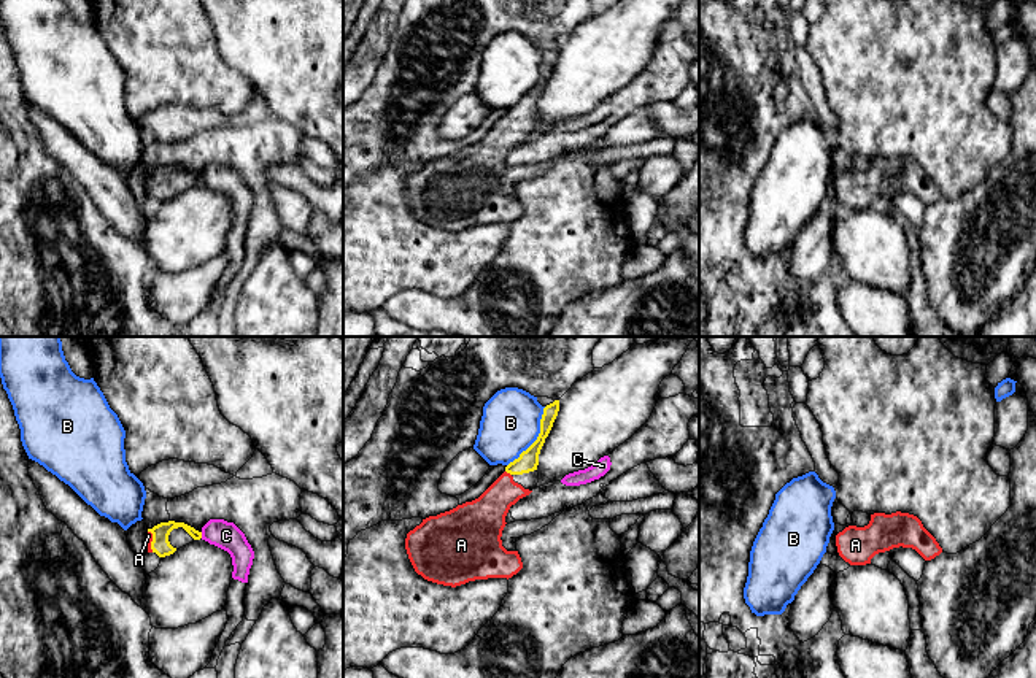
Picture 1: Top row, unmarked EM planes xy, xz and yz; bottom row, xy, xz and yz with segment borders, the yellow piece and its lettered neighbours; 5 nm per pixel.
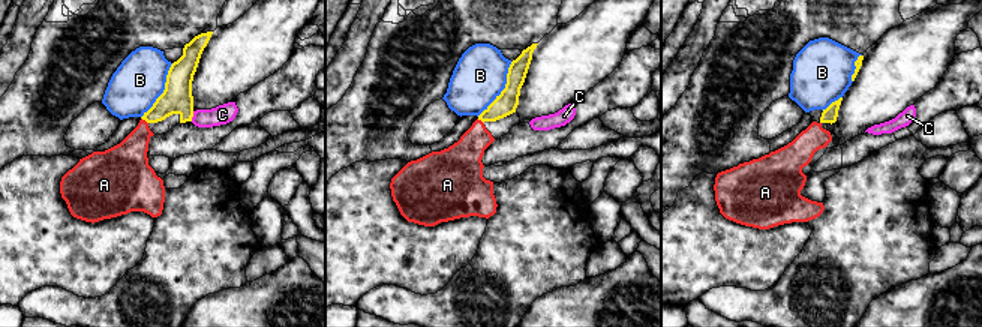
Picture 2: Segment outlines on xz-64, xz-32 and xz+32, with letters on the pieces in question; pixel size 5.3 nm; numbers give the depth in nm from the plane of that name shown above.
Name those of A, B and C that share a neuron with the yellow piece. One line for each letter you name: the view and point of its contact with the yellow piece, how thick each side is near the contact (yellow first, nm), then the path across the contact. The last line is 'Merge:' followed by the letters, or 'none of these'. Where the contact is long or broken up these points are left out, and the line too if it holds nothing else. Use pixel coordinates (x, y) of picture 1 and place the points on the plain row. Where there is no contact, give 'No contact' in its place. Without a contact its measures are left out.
A: Touches yellow at xz (509, 116). Thickness 110 nm (yellow) against 190 nm. Path across: xz (528, 105), (509, 116), (504, 137), (485, 159)
Merge: A

